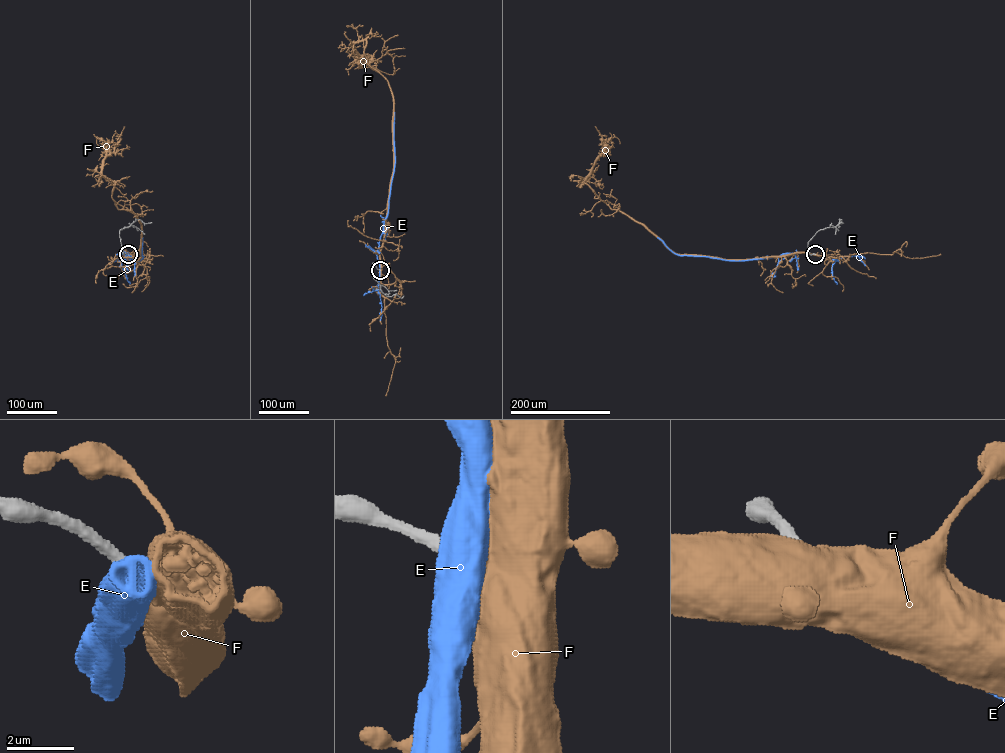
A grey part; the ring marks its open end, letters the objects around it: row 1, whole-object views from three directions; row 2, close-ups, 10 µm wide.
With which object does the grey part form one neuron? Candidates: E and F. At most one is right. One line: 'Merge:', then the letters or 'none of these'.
Merge: none of these

